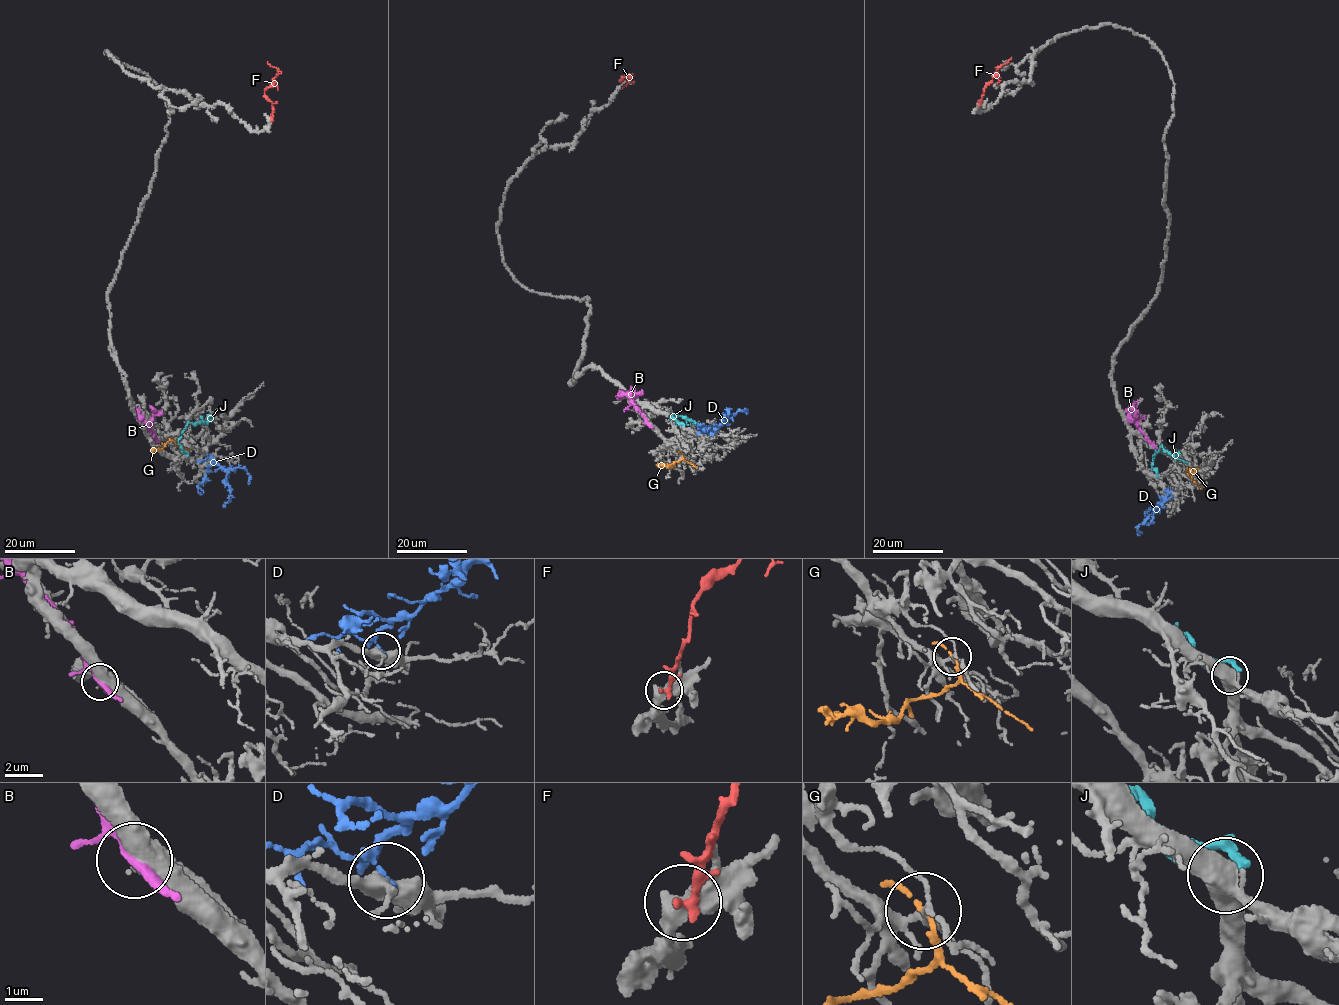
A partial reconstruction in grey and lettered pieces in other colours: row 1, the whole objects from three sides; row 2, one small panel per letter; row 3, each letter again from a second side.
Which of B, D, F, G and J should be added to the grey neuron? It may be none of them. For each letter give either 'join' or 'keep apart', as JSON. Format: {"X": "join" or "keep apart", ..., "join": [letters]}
{"B": "keep apart", "D": "keep apart", "F": "keep apart", "G": "keep apart", "J": "keep apart", "join": []}

